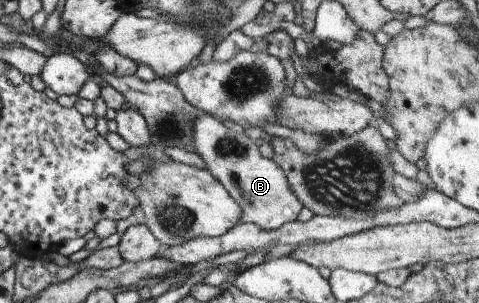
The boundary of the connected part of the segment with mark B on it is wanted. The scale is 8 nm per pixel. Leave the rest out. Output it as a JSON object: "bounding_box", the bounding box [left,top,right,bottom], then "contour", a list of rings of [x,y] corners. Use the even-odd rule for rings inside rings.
{"bounding_box":[194,113,302,231],"contour":[[[204,113],[194,119],[194,137],[196,153],[206,164],[206,169],[216,177],[226,192],[240,205],[238,224],[252,223],[266,231],[278,229],[286,223],[296,221],[302,211],[302,203],[292,193],[286,175],[273,160],[262,157],[256,140],[233,126]]]}

